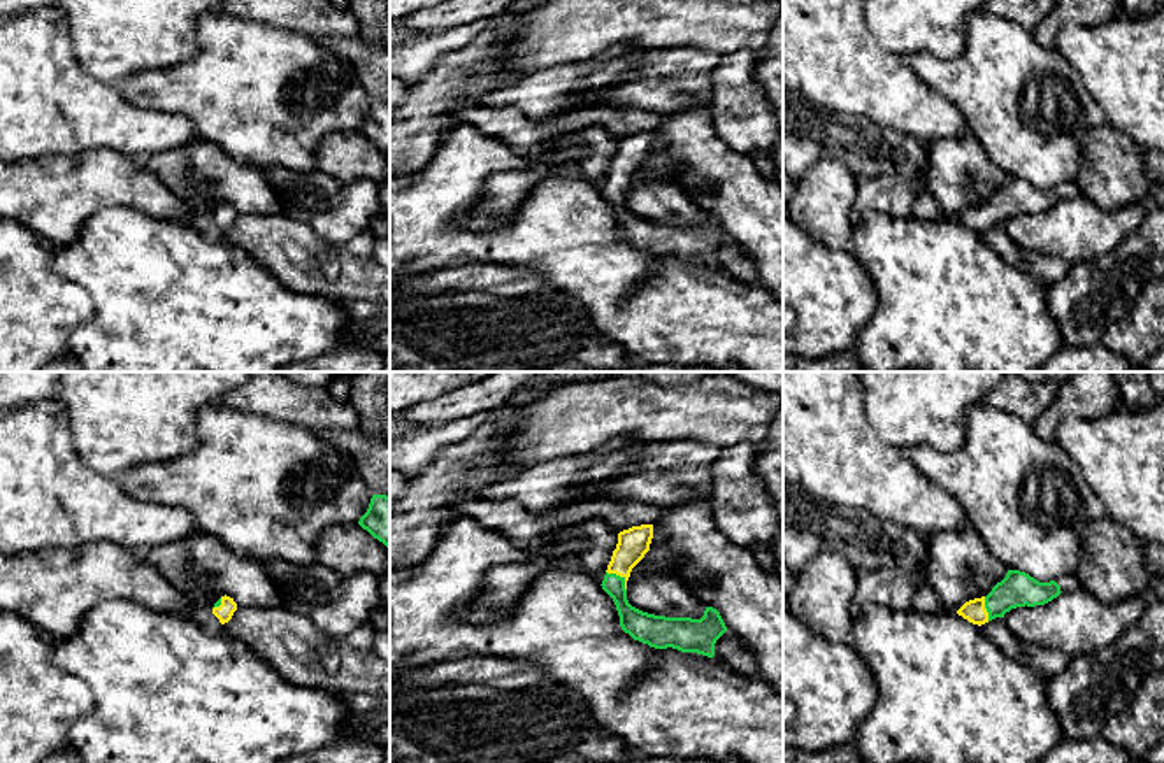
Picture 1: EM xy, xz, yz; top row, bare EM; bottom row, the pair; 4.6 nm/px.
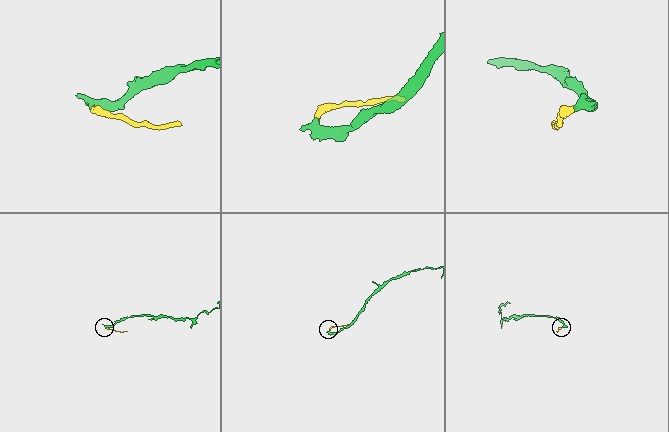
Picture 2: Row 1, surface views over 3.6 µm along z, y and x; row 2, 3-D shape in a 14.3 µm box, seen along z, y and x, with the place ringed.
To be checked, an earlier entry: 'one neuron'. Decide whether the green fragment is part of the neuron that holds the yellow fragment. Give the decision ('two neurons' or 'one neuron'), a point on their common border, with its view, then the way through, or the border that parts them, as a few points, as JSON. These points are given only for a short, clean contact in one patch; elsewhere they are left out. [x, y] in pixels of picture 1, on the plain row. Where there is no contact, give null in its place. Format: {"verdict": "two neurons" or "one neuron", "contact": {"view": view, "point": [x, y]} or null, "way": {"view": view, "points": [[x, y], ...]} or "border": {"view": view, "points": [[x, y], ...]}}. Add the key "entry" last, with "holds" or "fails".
{"verdict": "one neuron", "contact": {"view": "xz", "point": [620, 183]}, "way": {"view": "xz", "points": [[632, 151], [620, 172], [620, 183], [620, 209], [639, 232]]}, "entry": "holds"}

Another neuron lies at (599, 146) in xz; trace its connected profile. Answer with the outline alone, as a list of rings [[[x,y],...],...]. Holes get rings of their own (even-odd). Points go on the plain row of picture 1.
[[[593,125],[576,132],[565,132],[555,137],[555,151],[567,151],[571,147],[579,147],[585,153],[579,158],[565,163],[565,175],[583,179],[590,184],[600,179],[606,181],[613,158],[618,151],[618,139],[614,139],[607,132],[607,128]]]

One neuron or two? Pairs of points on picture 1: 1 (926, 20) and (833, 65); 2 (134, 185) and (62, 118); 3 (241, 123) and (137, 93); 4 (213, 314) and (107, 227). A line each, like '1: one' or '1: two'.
1: two
2: two
3: one
4: one

